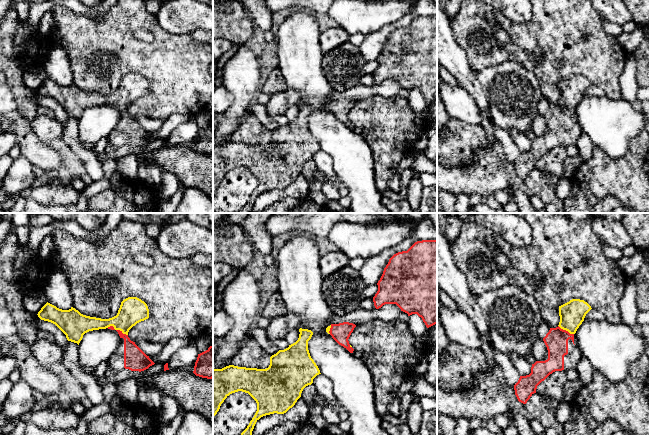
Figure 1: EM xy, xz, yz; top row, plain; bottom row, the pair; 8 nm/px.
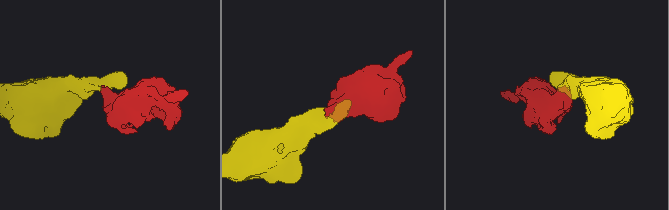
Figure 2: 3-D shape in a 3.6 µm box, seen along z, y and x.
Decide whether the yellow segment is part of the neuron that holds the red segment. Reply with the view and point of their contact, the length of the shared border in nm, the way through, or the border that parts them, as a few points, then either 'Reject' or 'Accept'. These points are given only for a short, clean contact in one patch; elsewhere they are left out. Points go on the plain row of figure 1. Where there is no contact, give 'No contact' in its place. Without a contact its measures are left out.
Touches red at xy (117, 106). Shared border 180 nm. Path across: xy (133, 132), (126, 114), (117, 106), (133, 86). Accept

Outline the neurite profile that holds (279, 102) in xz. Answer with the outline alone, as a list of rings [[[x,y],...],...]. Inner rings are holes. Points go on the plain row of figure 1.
[[[287,87],[285,91],[270,94],[266,104],[267,118],[284,115],[286,110],[299,103],[300,92]]]

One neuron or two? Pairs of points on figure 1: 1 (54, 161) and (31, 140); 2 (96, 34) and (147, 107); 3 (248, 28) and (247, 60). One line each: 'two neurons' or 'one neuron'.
1: one neuron
2: one neuron
3: two neurons

